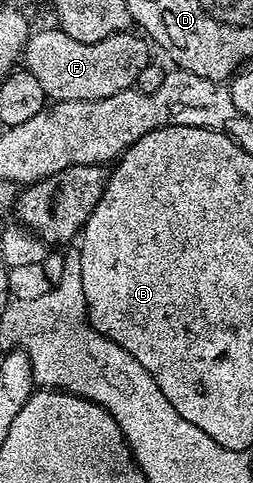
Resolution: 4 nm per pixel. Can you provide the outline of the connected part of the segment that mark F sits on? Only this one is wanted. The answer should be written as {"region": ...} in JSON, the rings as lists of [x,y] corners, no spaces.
{"region":[[[51,30],[29,34],[22,52],[23,66],[38,77],[49,100],[94,101],[114,97],[114,93],[129,90],[138,73],[150,65],[149,44],[139,34],[121,33],[97,43],[83,43],[74,41],[64,31]]]}

